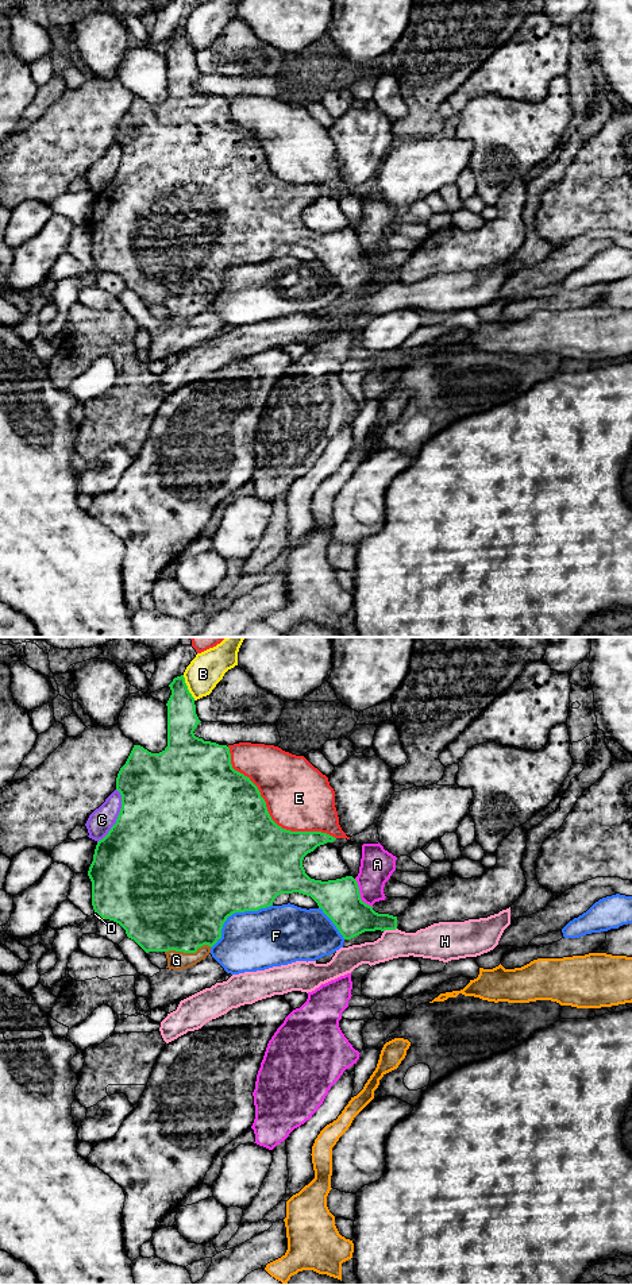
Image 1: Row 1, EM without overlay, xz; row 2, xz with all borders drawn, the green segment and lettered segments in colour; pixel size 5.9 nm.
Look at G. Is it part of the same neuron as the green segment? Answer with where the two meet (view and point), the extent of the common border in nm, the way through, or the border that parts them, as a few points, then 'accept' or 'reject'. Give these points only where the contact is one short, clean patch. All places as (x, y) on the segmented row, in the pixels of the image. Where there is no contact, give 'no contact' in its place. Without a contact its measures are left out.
contact xz (188, 952); length 280 nm; accept

